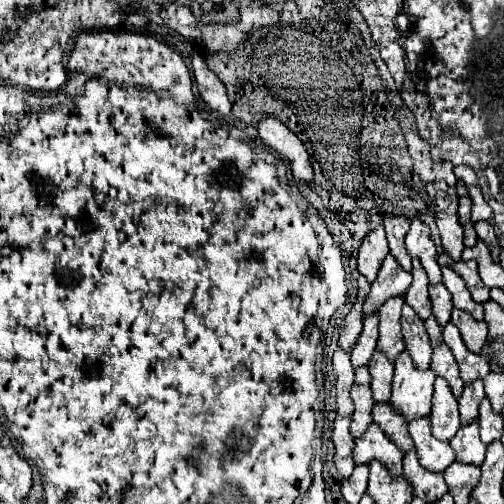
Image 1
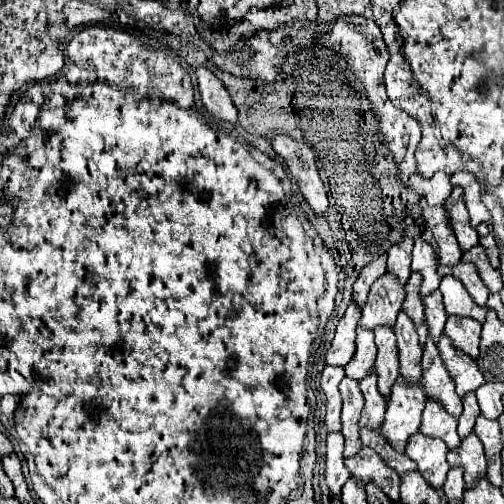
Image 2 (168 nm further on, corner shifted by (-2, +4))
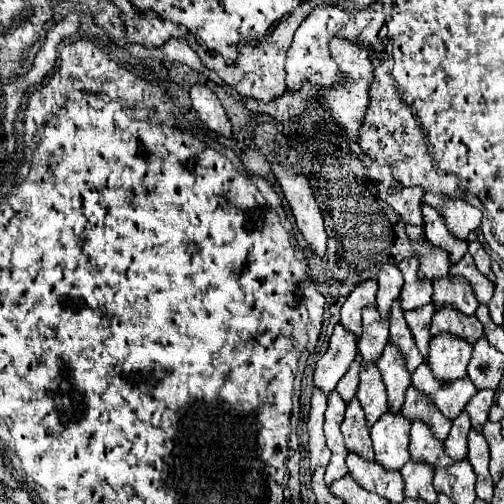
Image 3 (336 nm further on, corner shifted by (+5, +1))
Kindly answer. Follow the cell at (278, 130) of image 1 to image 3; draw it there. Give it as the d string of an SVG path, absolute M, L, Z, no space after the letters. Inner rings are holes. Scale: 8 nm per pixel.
M272 163L272 173L276 175L284 197L288 199L292 207L292 215L296 219L296 225L300 233L306 237L310 247L324 255L326 251L326 231L324 231L324 219L320 213L320 207L314 199L310 179L302 173L294 173L282 163Z

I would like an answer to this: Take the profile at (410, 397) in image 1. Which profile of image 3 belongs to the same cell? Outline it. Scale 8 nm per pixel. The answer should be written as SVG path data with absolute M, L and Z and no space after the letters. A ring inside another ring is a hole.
M386 411L372 427L370 427L370 437L374 443L374 453L376 461L388 469L400 469L408 459L408 441L410 441L410 419L404 419L404 415L398 411L392 415L392 411Z

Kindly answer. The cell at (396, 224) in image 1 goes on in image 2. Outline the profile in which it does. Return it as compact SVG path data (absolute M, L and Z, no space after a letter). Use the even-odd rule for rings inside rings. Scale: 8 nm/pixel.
M401 240L399 244L393 244L393 248L387 252L387 270L399 280L399 284L407 284L411 274L411 252L413 252L413 240Z

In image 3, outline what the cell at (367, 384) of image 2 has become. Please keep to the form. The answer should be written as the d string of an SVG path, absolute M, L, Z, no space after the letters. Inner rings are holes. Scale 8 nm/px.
M356 397L348 403L346 419L342 423L342 435L344 435L348 451L362 455L364 459L374 459L372 441L370 441L370 427L364 419L364 409L360 407L360 401Z

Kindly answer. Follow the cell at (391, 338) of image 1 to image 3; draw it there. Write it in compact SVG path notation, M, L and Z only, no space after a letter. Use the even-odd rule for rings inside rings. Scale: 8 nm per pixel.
M364 363L364 369L360 371L360 387L356 395L366 413L368 425L374 425L380 419L380 415L388 411L384 383L380 379L380 371L376 371L376 363Z

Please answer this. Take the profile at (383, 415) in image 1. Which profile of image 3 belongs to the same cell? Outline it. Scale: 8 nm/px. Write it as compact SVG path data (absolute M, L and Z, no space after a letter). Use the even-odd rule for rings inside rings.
M348 453L346 457L348 471L354 475L354 479L372 493L378 493L380 497L400 503L404 499L404 479L400 471L388 471L386 467L380 467L376 461L360 459L360 455Z

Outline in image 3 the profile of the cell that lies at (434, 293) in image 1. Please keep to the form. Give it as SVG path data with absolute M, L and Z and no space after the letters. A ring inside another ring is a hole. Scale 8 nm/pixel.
M428 303L416 311L404 313L404 319L408 321L408 327L414 335L414 341L416 341L416 345L424 357L428 355L428 347L430 347L430 339L432 339L428 327L430 327L430 319L432 319L434 311L436 311L436 307L432 307L432 303Z

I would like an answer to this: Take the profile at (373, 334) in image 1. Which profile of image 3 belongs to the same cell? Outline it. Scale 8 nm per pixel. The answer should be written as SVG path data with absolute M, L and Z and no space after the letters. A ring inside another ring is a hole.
M360 355L352 361L352 367L346 371L346 375L340 379L336 385L336 391L342 395L342 399L348 403L356 395L356 387L360 385L360 369L362 369L362 359Z

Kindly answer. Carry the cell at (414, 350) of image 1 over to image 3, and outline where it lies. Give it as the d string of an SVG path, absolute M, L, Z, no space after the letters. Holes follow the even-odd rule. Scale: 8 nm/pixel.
M388 343L378 359L378 369L388 391L388 409L400 411L404 403L404 393L410 385L410 373L404 367L404 355L400 355L400 351L396 351L392 343Z

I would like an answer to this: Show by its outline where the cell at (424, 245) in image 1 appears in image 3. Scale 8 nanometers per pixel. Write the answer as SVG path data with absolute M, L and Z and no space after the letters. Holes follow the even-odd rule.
M414 255L410 259L404 259L398 267L404 275L404 287L402 287L402 309L418 309L432 301L432 281L430 279L418 279L418 261L420 257Z

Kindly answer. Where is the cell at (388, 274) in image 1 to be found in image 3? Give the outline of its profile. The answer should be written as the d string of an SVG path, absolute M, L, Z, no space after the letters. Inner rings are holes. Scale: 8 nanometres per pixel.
M368 305L362 311L362 335L358 339L358 351L364 363L376 361L388 343L388 319L380 319L378 307Z

